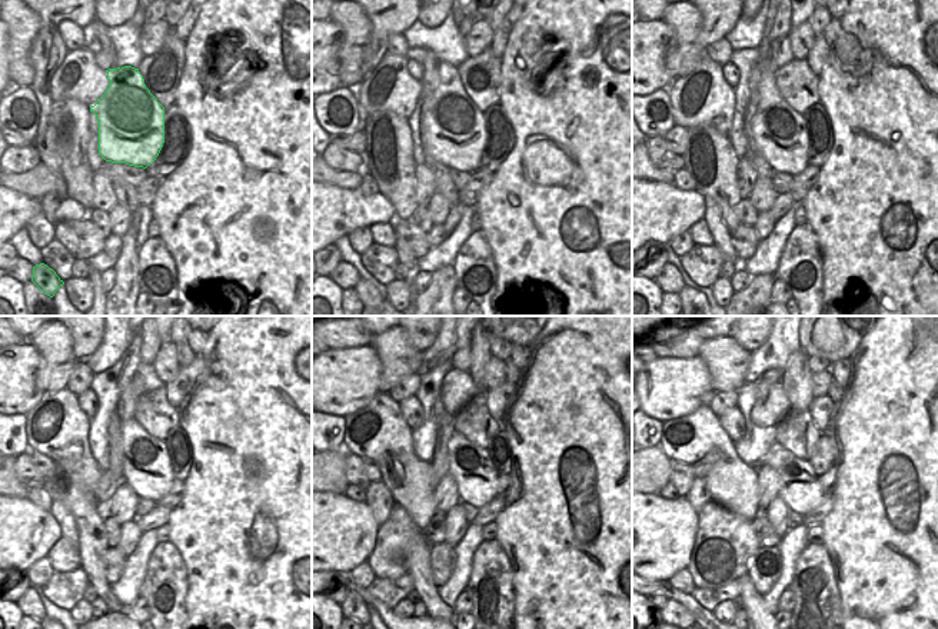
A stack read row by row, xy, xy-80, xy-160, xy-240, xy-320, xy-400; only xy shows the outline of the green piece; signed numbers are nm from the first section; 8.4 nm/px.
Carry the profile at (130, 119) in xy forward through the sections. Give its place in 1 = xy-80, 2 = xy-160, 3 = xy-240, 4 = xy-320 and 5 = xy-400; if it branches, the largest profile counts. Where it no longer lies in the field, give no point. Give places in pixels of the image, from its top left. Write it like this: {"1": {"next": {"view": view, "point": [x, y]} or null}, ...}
{"1": {"next": {"view": "xy-80", "point": [452, 129]}}, "2": {"next": {"view": "xy-160", "point": [779, 133]}}, "3": {"next": {"view": "xy-240", "point": [146, 463]}}, "4": {"next": {"view": "xy-320", "point": [471, 466]}}, "5": {"next": {"view": "xy-400", "point": [801, 489]}}}

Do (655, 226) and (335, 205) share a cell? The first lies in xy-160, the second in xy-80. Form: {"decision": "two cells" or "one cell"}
{"decision": "one cell"}

